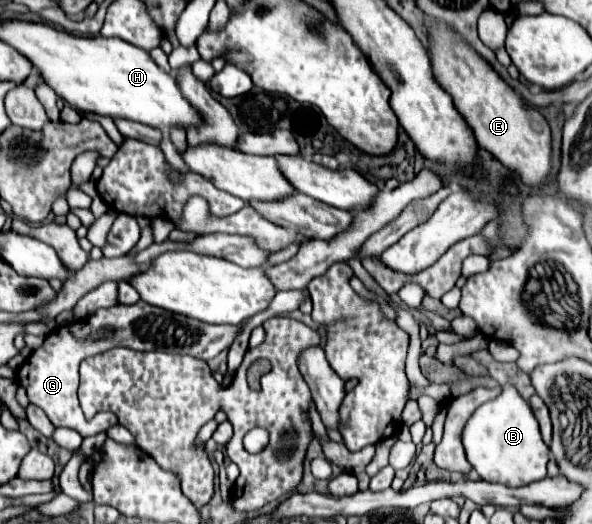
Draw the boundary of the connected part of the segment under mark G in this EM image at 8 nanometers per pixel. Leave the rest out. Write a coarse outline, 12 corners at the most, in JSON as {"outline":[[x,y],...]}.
{"outline":[[138,300],[58,326],[18,370],[58,428],[94,436],[84,358],[126,346],[194,356],[230,348],[242,324],[206,324]]}

